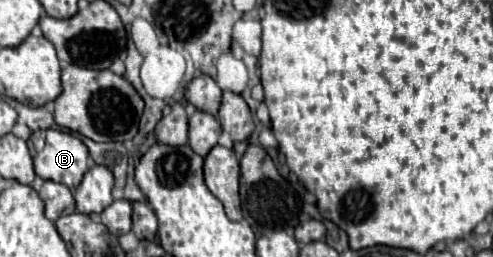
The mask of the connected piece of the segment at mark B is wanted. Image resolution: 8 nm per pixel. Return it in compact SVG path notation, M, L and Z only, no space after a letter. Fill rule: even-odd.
M56 129L36 131L28 139L28 149L30 149L32 161L34 161L36 175L42 177L44 181L64 183L70 191L74 191L80 185L80 179L88 171L88 149L72 133L64 133L64 131L56 131Z

